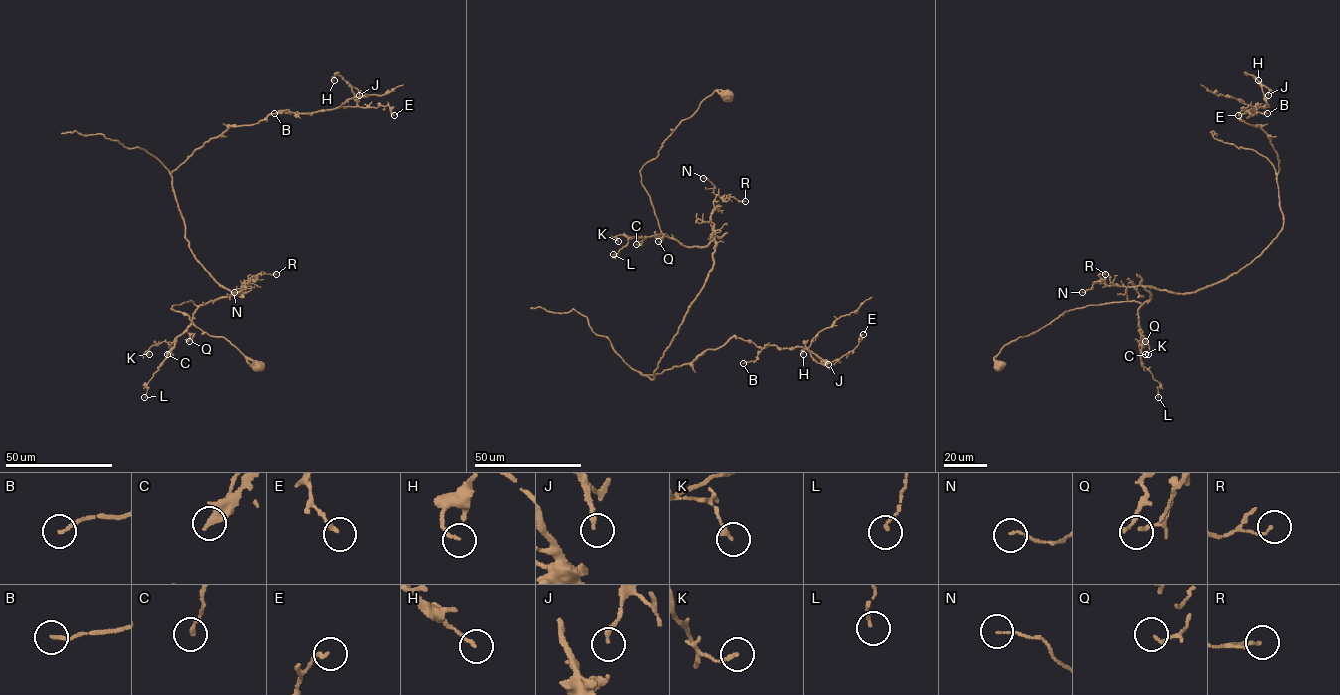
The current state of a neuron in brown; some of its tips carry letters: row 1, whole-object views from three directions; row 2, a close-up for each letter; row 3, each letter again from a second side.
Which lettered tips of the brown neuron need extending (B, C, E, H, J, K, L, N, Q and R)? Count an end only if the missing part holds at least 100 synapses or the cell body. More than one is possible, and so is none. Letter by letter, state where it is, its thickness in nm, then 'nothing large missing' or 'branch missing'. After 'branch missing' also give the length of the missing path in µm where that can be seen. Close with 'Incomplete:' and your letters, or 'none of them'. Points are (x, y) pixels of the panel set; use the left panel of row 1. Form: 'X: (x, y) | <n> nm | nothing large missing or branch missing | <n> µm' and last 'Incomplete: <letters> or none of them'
B: (274, 113) | 140 nm | nothing large missing
C: (167, 354) | 160 nm | nothing large missing
E: (394, 115) | 170 nm | nothing large missing
H: (334, 80) | 140 nm | nothing large missing
J: (359, 95) | 200 nm | nothing large missing
K: (149, 354) | 180 nm | nothing large missing
L: (144, 397) | 120 nm | nothing large missing
N: (234, 292) | 80 nm | nothing large missing
Q: (189, 341) | 130 nm | nothing large missing
R: (276, 274) | 110 nm | nothing large missing
Incomplete: none of them

